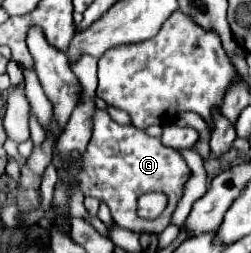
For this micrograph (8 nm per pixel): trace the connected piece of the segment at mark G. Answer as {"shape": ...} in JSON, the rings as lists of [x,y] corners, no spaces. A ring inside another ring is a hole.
{"shape":[[[94,108],[94,132],[90,138],[90,146],[86,148],[86,156],[74,156],[74,160],[82,160],[82,172],[78,172],[78,188],[84,192],[84,196],[102,200],[110,208],[110,214],[120,228],[140,234],[160,234],[170,224],[172,212],[176,210],[176,204],[182,198],[184,186],[190,178],[190,168],[186,166],[186,160],[180,152],[162,146],[160,138],[152,138],[132,124],[122,126],[114,122],[108,112],[100,108]],[[152,190],[168,194],[168,208],[154,222],[142,220],[136,214],[138,196]]]}

